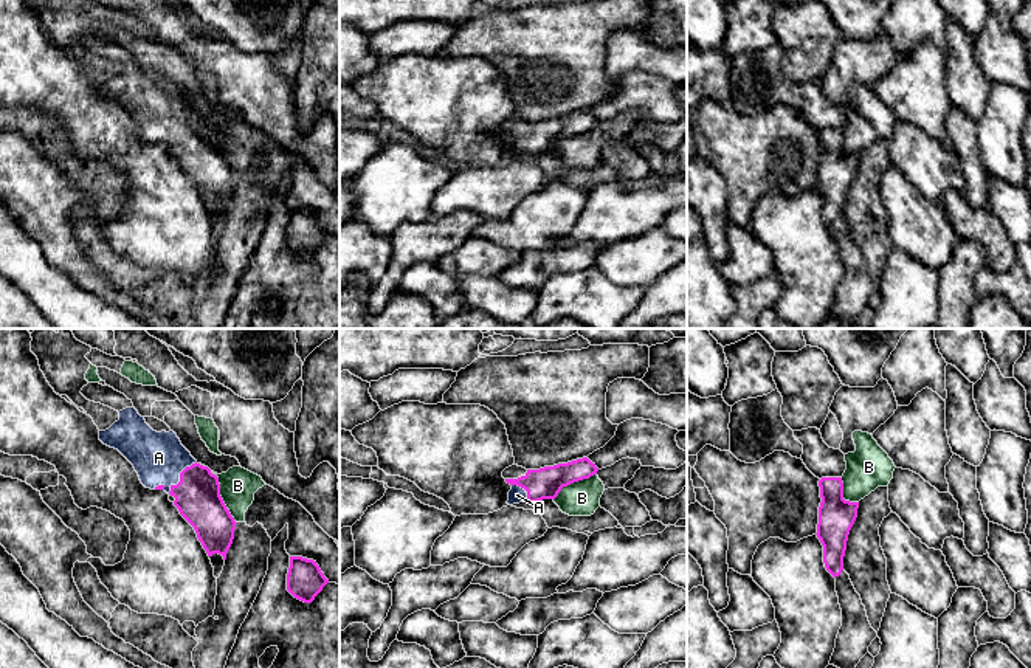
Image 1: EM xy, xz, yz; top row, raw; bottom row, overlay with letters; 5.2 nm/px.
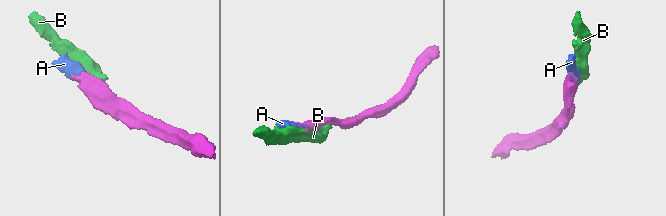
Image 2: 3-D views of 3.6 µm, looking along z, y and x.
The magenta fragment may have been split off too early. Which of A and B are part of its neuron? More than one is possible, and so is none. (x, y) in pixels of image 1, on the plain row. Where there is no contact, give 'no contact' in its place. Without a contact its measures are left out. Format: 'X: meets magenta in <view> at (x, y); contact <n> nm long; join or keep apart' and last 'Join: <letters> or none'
A: meets magenta in xy at (180, 129); contact 220 nm long; join
B: meets magenta in xy at (220, 149); contact 300 nm long; keep apart
Join: A

